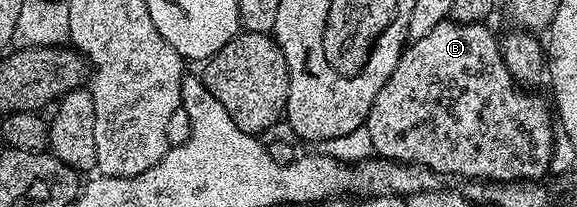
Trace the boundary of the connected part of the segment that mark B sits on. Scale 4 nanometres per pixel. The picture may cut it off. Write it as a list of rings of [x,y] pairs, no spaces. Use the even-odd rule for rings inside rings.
[[[447,18],[440,21],[436,26],[432,26],[432,30],[428,30],[428,34],[424,34],[424,38],[413,41],[403,51],[401,58],[396,62],[396,70],[392,70],[388,82],[384,82],[384,86],[380,86],[380,94],[376,94],[376,102],[372,106],[364,125],[372,138],[375,153],[381,159],[392,160],[399,164],[413,164],[442,178],[445,178],[445,176],[463,176],[463,181],[466,182],[489,182],[491,184],[538,182],[543,179],[542,175],[547,175],[550,172],[556,131],[556,120],[552,115],[551,105],[547,101],[546,105],[540,97],[534,96],[538,94],[533,91],[520,90],[519,85],[515,84],[512,74],[502,57],[499,37],[497,35],[493,36],[485,28],[486,26],[482,22],[460,24],[453,18]]]

